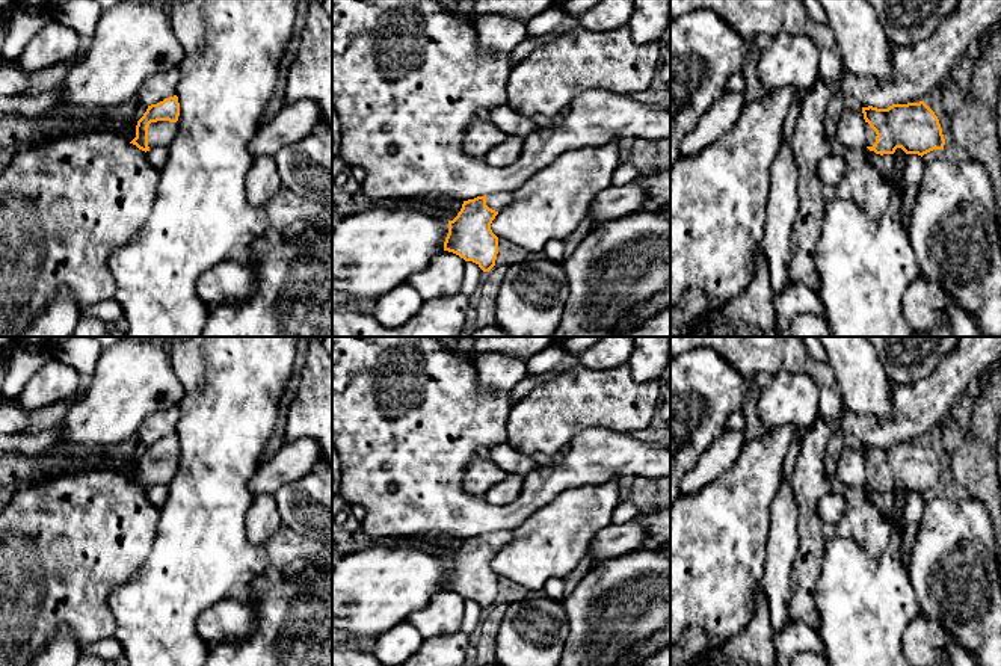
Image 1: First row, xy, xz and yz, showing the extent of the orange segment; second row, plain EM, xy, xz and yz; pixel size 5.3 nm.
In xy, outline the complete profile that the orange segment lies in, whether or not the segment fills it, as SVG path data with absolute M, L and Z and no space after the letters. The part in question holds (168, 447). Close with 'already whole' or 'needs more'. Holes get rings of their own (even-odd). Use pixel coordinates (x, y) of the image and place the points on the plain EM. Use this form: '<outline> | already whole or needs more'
M177 433L148 444L137 459L136 476L130 482L145 491L159 483L168 485L178 468L178 455L180 441Z | needs more

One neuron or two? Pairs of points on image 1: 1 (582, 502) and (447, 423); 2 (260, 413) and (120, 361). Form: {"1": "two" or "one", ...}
{"1": "two", "2": "two"}

